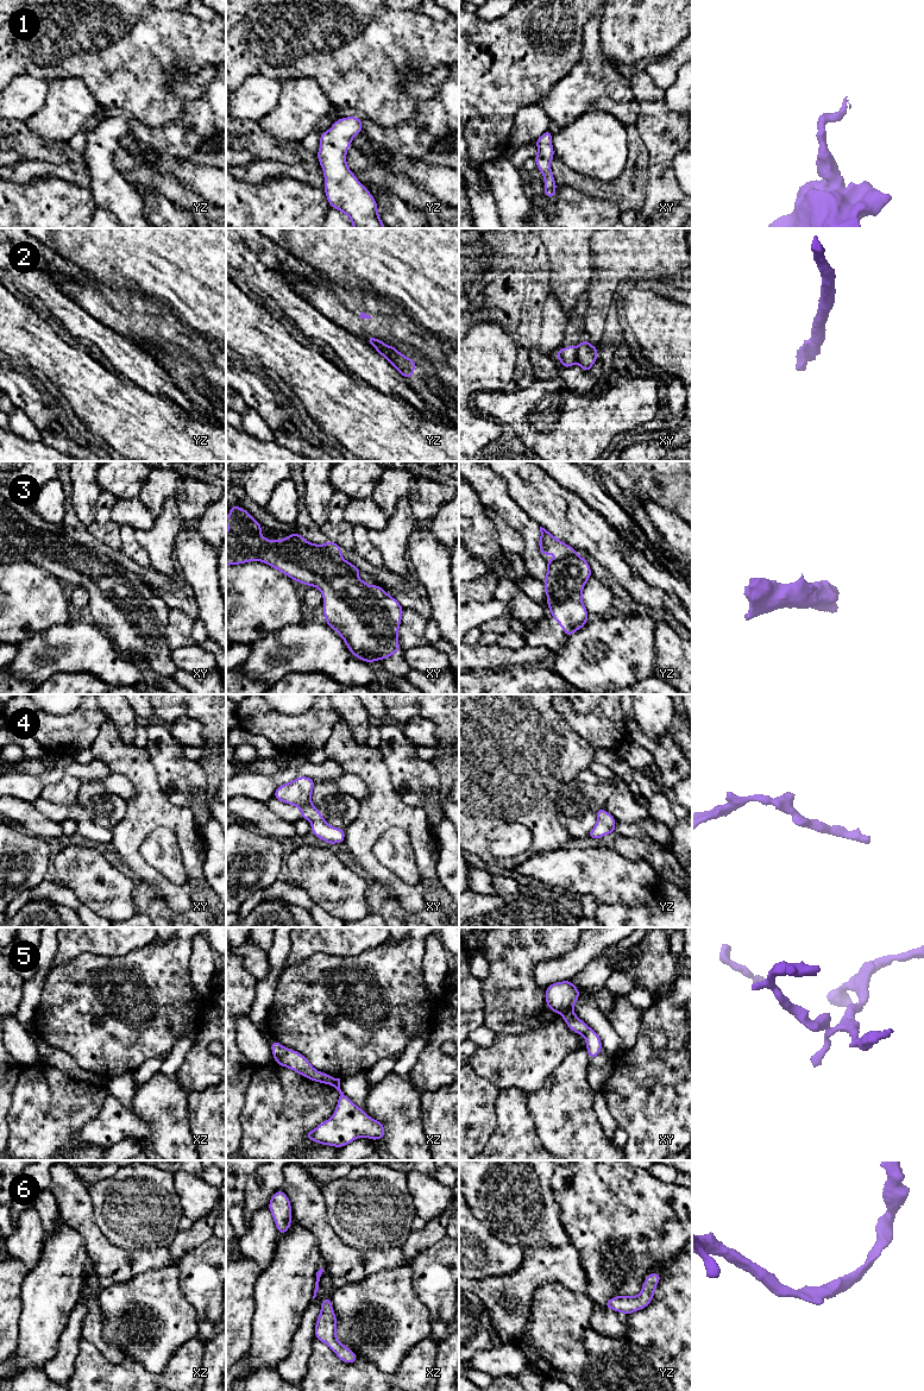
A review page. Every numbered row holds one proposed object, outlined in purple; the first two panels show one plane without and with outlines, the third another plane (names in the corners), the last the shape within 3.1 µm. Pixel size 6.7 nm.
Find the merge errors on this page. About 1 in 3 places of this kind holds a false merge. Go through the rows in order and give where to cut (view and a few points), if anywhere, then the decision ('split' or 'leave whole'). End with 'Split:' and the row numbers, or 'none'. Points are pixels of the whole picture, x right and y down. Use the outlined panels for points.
1: no cut; leave whole
2: cut in xy along (578, 348), (576, 362); split
3: no cut; leave whole
4: no cut; leave whole
5: cut in xy along (571, 1007), (561, 1014); split
6: no cut; leave whole
Split: 2, 5

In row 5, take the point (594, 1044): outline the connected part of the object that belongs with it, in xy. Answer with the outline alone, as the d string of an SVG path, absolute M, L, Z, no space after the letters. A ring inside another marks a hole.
M572 1008L561 1014L561 1016L564 1018L570 1030L582 1034L585 1038L590 1060L597 1057L603 1047L599 1036L583 1020L580 1020Z

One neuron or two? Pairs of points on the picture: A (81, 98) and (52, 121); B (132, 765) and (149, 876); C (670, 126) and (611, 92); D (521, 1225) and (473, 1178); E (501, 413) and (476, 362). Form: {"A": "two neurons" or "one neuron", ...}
{"A": "one neuron", "B": "one neuron", "C": "two neurons", "D": "one neuron", "E": "two neurons"}

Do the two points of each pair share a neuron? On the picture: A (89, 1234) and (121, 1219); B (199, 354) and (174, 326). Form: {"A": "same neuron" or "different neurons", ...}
{"A": "different neurons", "B": "same neuron"}

